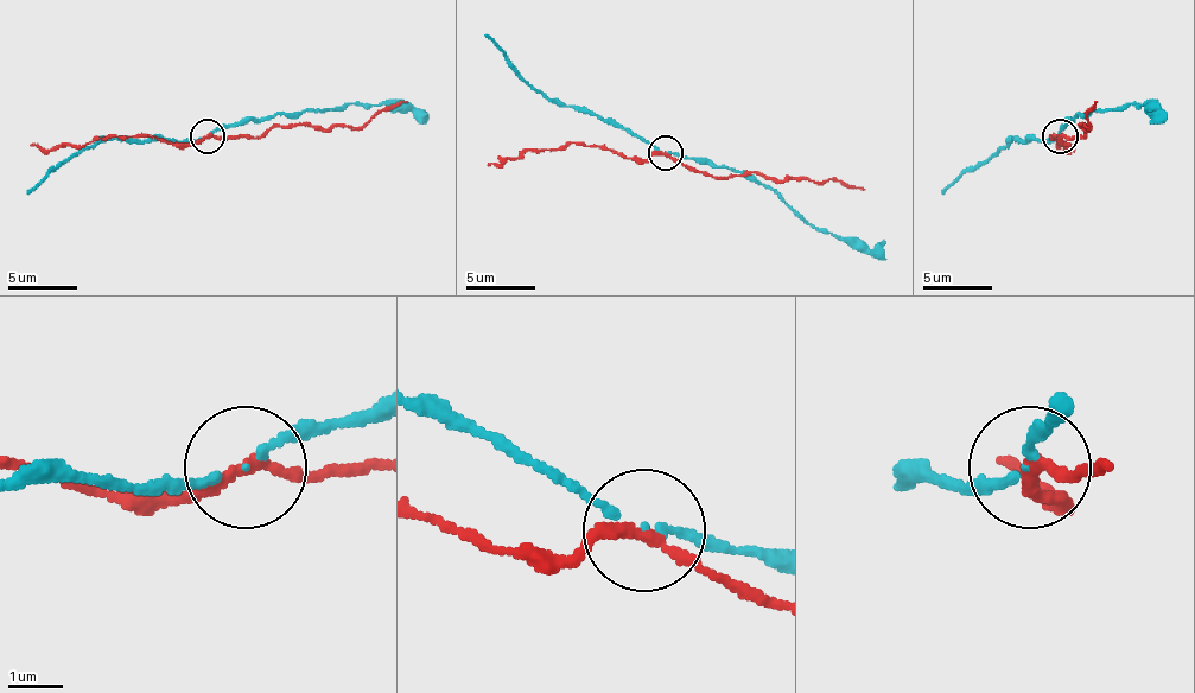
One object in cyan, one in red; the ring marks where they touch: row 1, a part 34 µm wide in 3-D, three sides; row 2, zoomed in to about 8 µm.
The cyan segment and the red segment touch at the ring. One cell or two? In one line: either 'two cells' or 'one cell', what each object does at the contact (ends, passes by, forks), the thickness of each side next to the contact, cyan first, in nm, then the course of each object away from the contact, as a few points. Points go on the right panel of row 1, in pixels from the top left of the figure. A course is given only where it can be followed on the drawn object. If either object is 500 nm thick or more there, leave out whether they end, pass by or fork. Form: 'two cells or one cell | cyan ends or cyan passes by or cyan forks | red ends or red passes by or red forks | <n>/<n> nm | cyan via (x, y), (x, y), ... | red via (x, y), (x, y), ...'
two cells | cyan passes by | red passes by | 120/200 nm | cyan via (1061, 137), (1078, 113), (1133, 102), (1151, 106), (1162, 124) | red via (1061, 137), (1085, 137), (1078, 124), (1088, 131), (1085, 116), (1095, 102)

